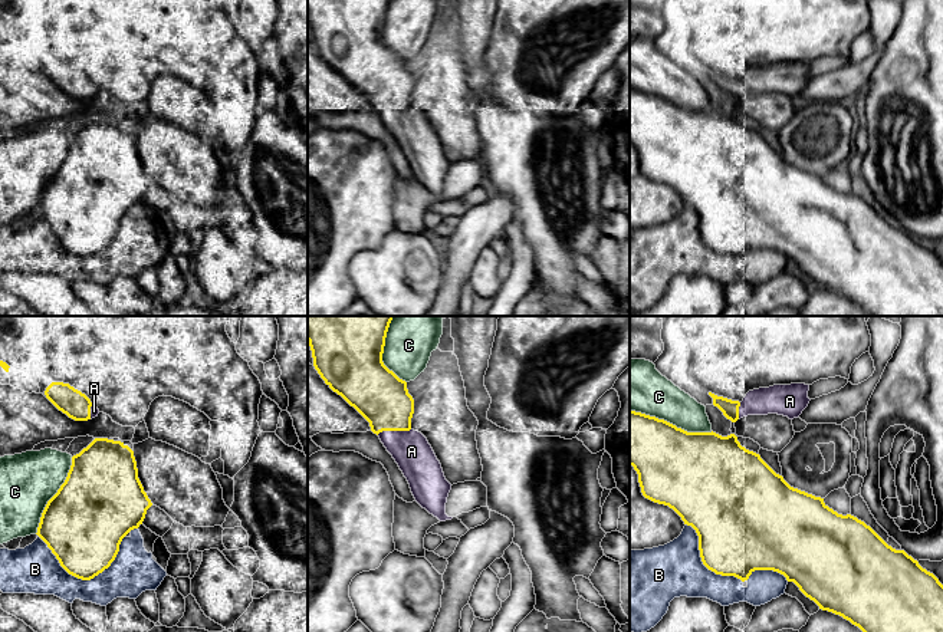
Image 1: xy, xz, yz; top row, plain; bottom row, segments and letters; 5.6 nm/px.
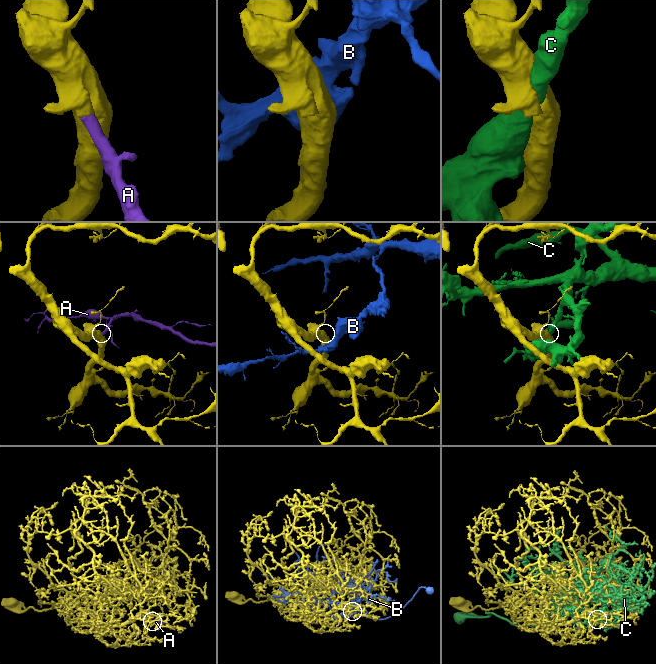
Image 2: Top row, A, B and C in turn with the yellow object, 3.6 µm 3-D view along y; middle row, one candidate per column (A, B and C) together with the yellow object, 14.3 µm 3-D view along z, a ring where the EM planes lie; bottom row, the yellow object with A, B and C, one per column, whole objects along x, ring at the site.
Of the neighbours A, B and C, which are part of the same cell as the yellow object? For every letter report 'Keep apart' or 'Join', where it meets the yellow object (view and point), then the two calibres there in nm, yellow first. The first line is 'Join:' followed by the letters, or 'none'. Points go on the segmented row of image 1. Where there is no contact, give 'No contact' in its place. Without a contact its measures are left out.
Join: A
A: Join. Touches yellow at xz (393, 430). Thickness 300 nm (yellow) against 220 nm
B: Keep apart. Touches yellow at xy (84, 579). Thickness 400 nm (yellow) against 240 nm
C: Keep apart. Touches yellow at yz (672, 424). Thickness 420 nm (yellow) against 260 nm

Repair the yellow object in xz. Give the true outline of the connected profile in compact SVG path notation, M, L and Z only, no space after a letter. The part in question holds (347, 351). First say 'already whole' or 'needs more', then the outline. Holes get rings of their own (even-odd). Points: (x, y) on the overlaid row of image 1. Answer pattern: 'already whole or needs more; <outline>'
needs more; M308 316L308 342L313 366L325 384L368 422L407 478L415 501L440 521L451 520L446 503L451 484L446 480L427 438L411 428L414 399L407 382L382 362L385 338L394 316Z

